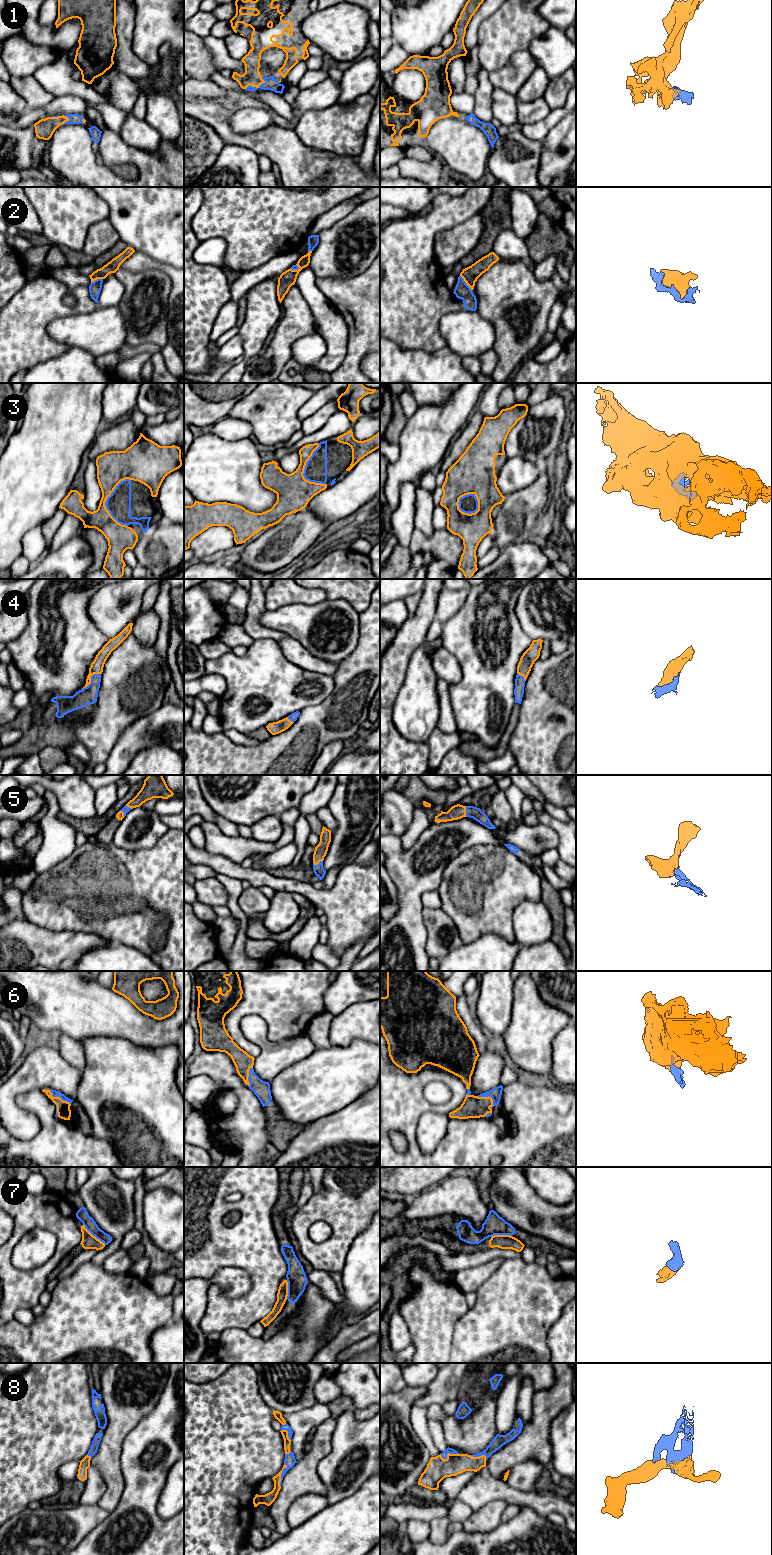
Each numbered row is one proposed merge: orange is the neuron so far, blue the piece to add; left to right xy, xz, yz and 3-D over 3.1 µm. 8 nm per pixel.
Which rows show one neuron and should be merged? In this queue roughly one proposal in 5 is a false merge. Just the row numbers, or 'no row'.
1, 2, 3, 4, 5, 6, 8

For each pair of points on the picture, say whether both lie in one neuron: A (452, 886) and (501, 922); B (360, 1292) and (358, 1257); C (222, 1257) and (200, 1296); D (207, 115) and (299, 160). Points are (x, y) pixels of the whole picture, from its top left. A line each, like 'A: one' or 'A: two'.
A: one
B: one
C: two
D: one

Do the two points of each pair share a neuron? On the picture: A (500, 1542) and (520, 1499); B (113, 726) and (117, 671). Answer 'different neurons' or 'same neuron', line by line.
A: different neurons
B: same neuron

